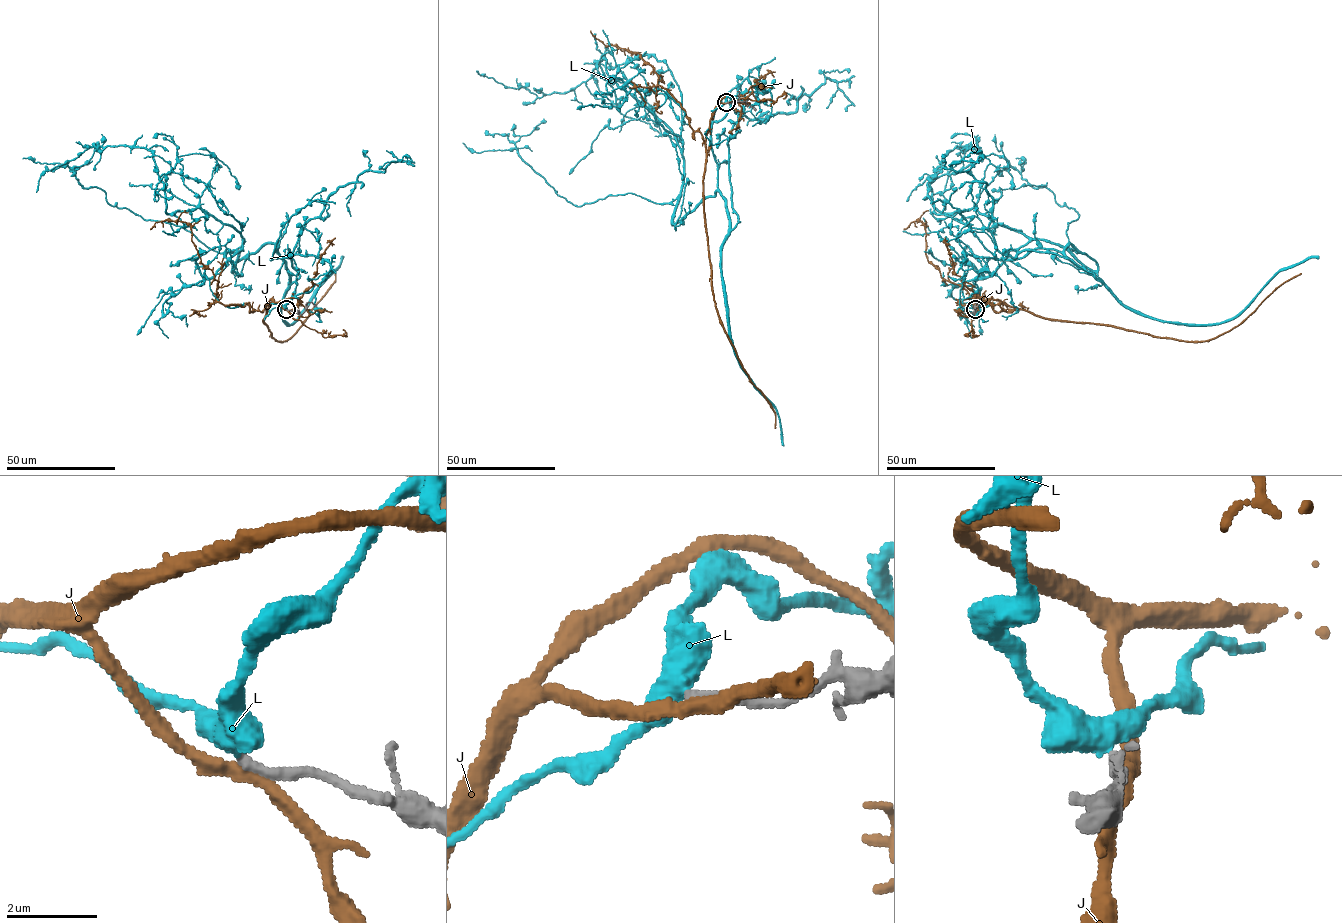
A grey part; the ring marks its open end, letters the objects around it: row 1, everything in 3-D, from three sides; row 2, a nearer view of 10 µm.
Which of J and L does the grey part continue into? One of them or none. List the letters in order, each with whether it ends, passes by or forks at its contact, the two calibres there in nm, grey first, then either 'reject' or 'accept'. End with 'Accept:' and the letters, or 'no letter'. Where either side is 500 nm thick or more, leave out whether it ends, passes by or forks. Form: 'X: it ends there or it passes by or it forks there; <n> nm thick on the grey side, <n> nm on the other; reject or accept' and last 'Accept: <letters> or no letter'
J: it passes by; 320 nm thick on the grey side, 320 nm on the other; reject
L: it passes by; 240 nm thick on the grey side, 480 nm on the other; reject
Accept: no letter

